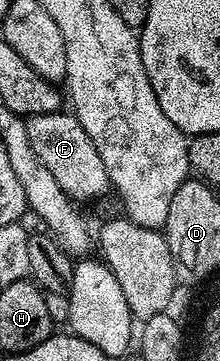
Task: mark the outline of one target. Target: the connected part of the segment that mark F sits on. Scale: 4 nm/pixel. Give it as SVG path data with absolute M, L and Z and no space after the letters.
M67 111L27 117L30 146L34 146L34 154L42 158L42 166L46 166L46 170L54 174L58 186L62 186L66 195L76 202L92 200L104 191L109 191L106 166L102 166L102 158L98 155L98 150L94 150L90 134L82 130L82 122L78 122L78 118L71 111Z

